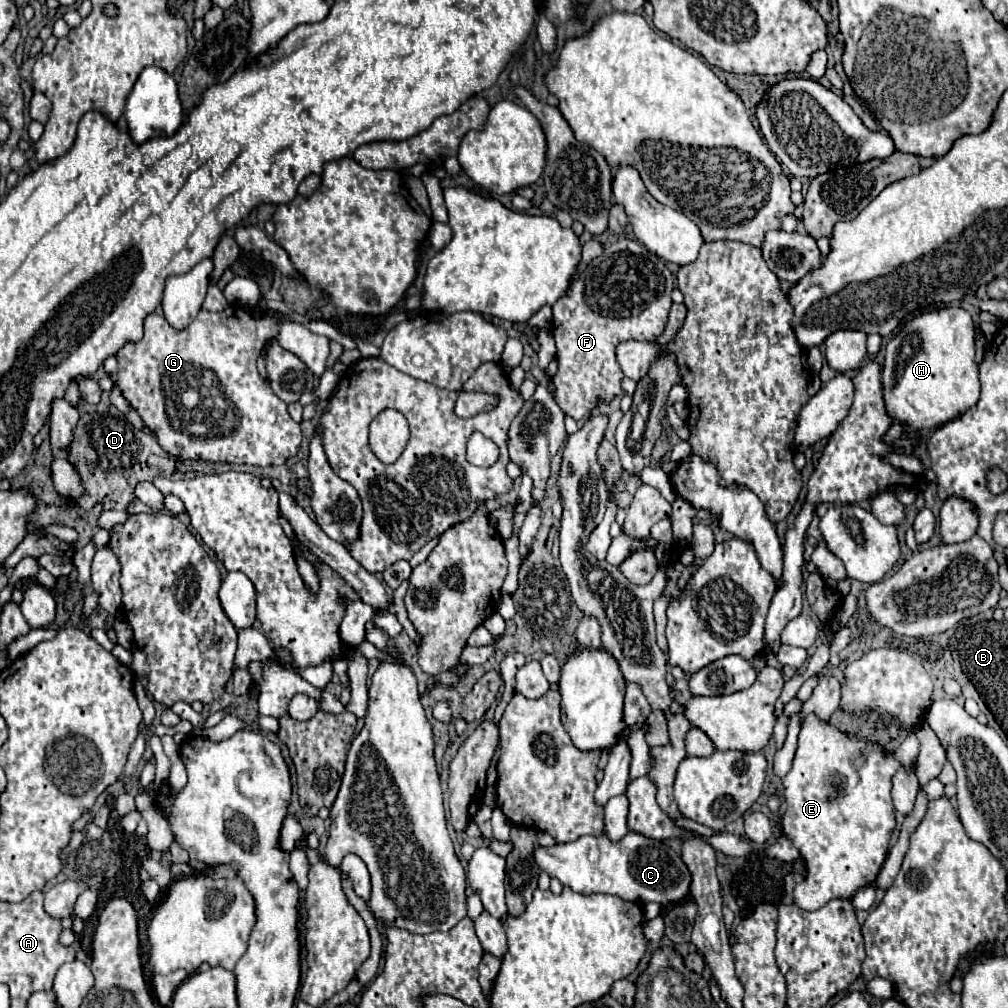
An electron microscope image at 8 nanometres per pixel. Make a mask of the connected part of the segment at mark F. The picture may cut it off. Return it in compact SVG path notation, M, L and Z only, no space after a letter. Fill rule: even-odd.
M617 239L593 259L579 279L571 285L569 295L553 305L553 335L557 343L559 369L553 375L559 407L573 419L591 415L597 399L613 399L621 391L623 371L615 359L615 345L637 339L653 341L663 333L667 311L671 307L673 275L665 261L647 251L639 241ZM627 315L627 317L609 317Z

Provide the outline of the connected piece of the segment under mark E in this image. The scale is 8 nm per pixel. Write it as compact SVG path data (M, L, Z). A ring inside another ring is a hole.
M809 713L803 719L791 771L781 779L781 797L785 799L783 831L787 831L787 837L799 849L807 867L807 879L793 889L793 901L797 907L815 911L835 897L851 899L861 887L875 881L897 825L895 807L891 801L891 779L899 769L901 763L895 755L885 753L879 745L873 745L867 739L849 737L829 721L821 721L815 713Z

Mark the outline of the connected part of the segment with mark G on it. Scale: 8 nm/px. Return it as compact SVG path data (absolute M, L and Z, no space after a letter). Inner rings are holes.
M229 305L219 313L199 311L197 319L185 329L175 331L163 315L151 313L145 319L145 335L133 345L117 351L117 385L125 399L139 411L141 419L151 427L163 451L177 459L225 461L245 465L283 465L301 445L301 425L291 419L287 403L283 403L269 387L267 379L257 373L257 357L263 347L275 339L279 321L275 317L255 317L249 311ZM181 405L189 411L177 411Z

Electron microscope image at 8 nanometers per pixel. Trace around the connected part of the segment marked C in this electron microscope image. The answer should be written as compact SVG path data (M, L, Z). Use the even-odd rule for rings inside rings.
M629 831L619 841L611 841L603 833L599 837L585 835L555 847L539 847L539 851L535 851L535 861L549 877L559 879L563 885L583 895L609 893L631 903L659 903L661 907L669 907L689 897L691 873L681 855L667 843L635 831Z

